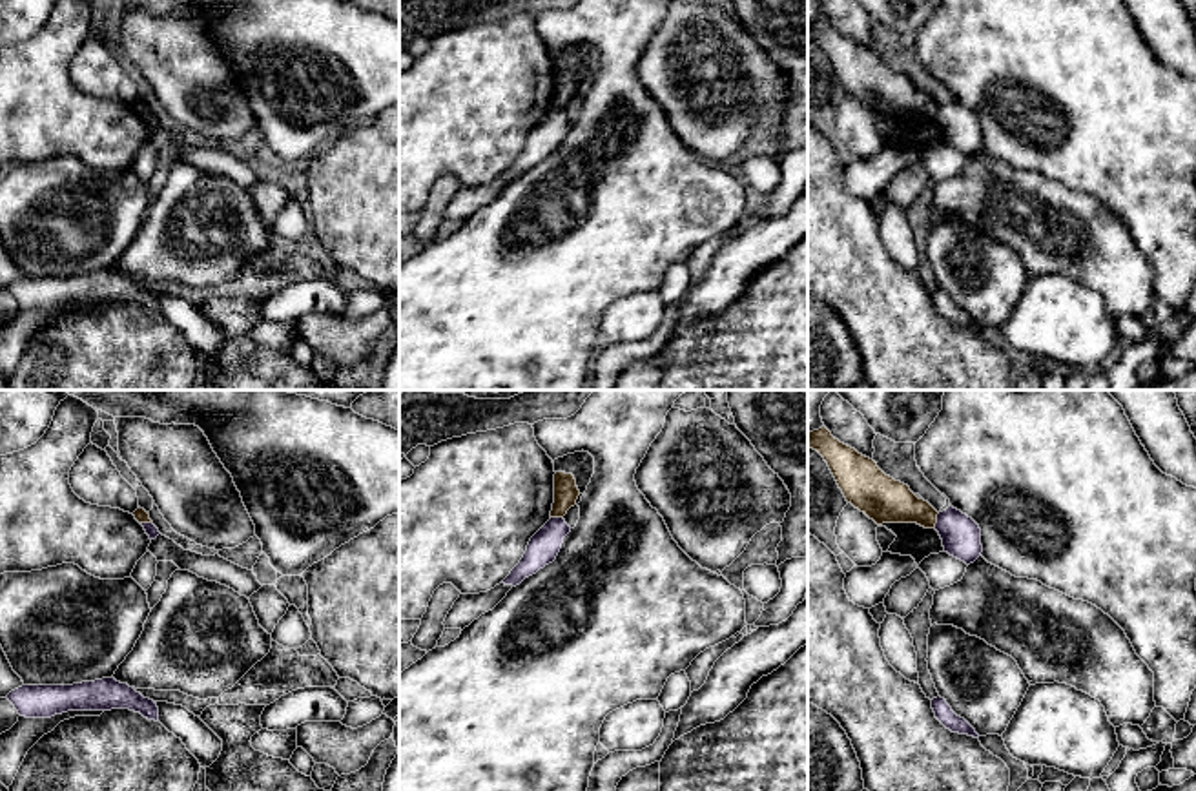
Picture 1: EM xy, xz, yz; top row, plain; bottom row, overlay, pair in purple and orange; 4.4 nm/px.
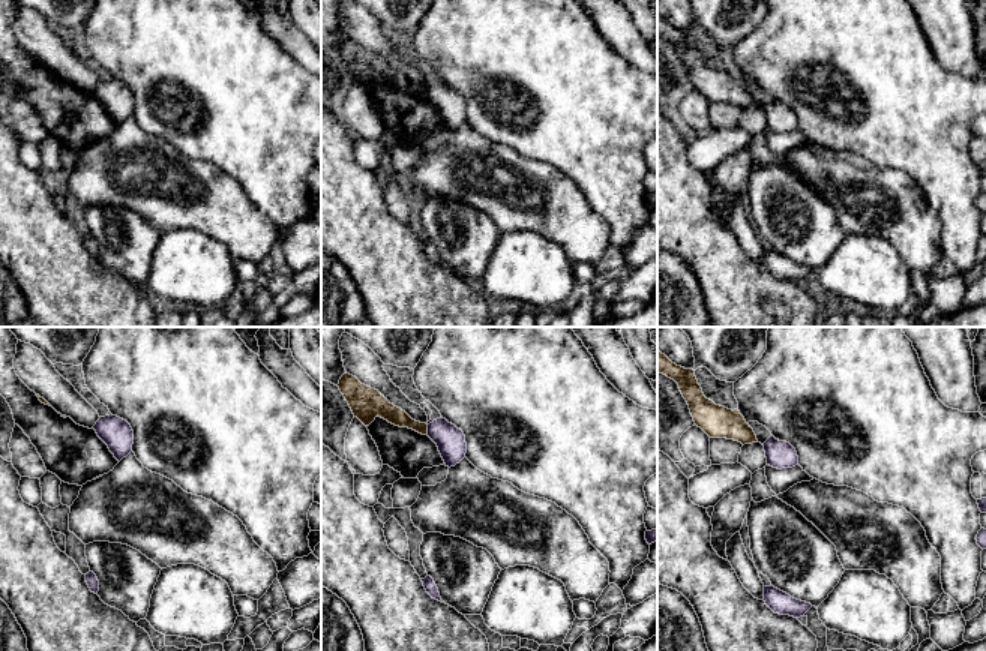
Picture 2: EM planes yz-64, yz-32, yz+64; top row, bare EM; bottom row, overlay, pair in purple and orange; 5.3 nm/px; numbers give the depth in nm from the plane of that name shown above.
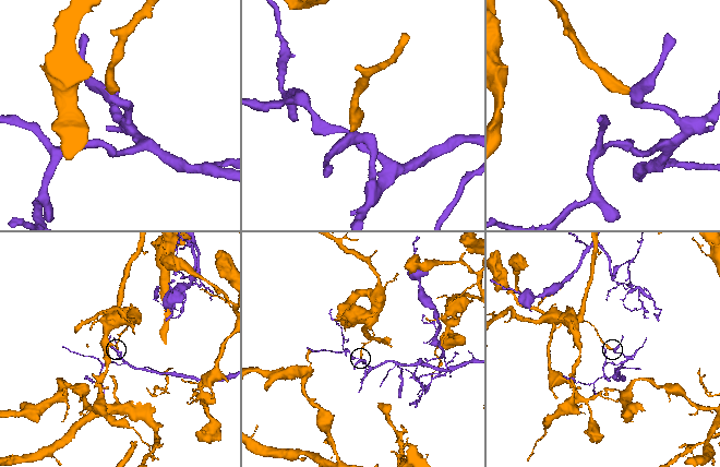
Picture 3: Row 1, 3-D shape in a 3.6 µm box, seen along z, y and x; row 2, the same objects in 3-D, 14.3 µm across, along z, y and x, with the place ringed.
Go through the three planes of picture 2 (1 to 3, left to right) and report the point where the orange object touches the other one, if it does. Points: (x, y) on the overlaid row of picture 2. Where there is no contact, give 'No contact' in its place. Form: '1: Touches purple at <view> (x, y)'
1: No contact
2: Touches purple at yz-32 (428, 429)
3: No contact

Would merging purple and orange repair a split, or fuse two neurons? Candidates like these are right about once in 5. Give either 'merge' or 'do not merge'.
do not merge

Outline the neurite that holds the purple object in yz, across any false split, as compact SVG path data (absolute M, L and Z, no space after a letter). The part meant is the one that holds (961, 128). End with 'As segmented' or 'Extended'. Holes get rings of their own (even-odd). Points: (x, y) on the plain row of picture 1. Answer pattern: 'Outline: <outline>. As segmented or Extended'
Outline: M948 98L937 106L935 122L943 131L944 144L964 153L974 155L981 144L981 120L961 102Z. As segmented

